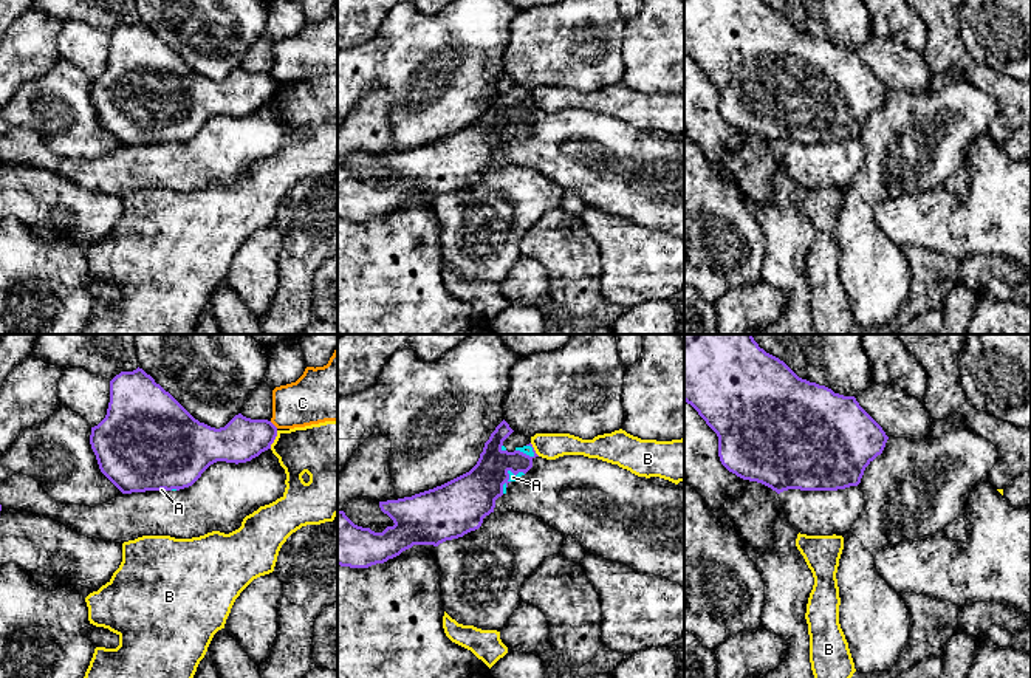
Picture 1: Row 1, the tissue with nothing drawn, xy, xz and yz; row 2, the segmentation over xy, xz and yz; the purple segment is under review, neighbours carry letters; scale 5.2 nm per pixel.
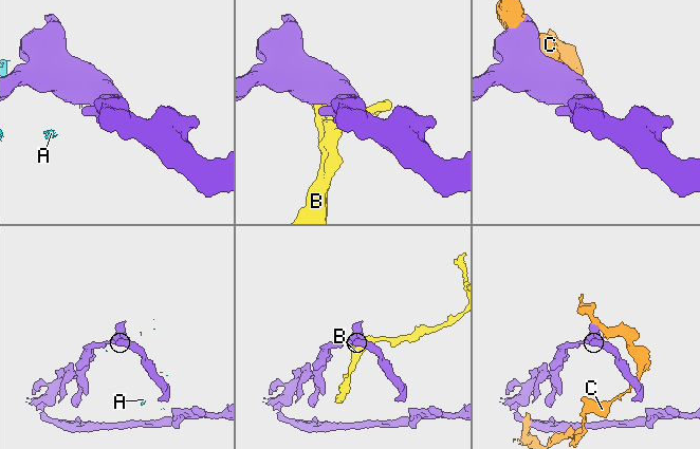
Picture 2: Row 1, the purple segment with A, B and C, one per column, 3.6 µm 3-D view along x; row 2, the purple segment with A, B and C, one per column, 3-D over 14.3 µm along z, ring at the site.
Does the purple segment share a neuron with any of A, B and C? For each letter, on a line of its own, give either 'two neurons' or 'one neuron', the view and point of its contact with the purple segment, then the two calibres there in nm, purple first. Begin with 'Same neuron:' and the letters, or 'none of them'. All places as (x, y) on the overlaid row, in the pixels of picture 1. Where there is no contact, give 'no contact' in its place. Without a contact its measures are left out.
Same neuron: none of them
A: two neurons | xz (508, 477) | 260/40 nm
B: two neurons | xy (273, 440) | 220/280 nm
C: two neurons | xy (273, 424) | 220/260 nm

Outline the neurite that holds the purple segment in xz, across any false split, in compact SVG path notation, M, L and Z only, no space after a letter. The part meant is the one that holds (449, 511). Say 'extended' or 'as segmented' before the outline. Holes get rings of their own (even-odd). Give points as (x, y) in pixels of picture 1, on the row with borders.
as segmented; M503 419L469 472L412 497L379 502L381 511L395 523L382 532L358 526L344 511L337 511L337 565L368 568L413 545L438 546L478 529L483 519L494 512L503 488L511 483L508 472L526 474L539 457L534 447L533 457L520 450L503 450L503 441L512 432Z

